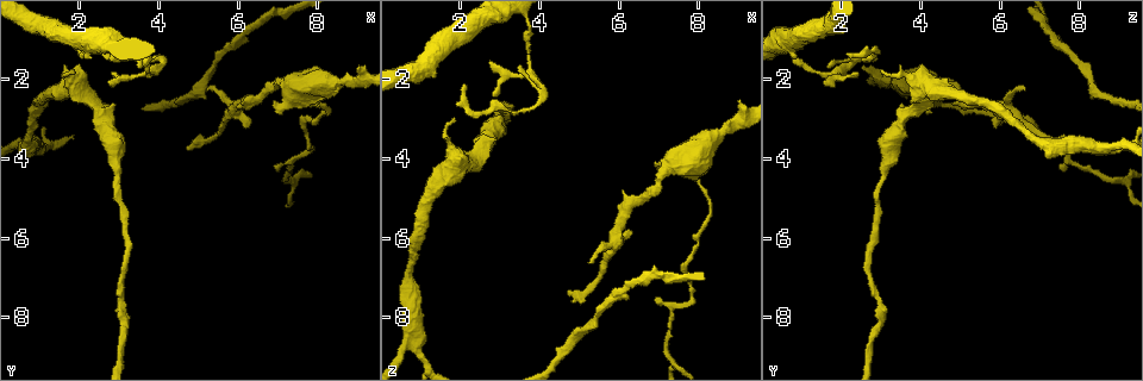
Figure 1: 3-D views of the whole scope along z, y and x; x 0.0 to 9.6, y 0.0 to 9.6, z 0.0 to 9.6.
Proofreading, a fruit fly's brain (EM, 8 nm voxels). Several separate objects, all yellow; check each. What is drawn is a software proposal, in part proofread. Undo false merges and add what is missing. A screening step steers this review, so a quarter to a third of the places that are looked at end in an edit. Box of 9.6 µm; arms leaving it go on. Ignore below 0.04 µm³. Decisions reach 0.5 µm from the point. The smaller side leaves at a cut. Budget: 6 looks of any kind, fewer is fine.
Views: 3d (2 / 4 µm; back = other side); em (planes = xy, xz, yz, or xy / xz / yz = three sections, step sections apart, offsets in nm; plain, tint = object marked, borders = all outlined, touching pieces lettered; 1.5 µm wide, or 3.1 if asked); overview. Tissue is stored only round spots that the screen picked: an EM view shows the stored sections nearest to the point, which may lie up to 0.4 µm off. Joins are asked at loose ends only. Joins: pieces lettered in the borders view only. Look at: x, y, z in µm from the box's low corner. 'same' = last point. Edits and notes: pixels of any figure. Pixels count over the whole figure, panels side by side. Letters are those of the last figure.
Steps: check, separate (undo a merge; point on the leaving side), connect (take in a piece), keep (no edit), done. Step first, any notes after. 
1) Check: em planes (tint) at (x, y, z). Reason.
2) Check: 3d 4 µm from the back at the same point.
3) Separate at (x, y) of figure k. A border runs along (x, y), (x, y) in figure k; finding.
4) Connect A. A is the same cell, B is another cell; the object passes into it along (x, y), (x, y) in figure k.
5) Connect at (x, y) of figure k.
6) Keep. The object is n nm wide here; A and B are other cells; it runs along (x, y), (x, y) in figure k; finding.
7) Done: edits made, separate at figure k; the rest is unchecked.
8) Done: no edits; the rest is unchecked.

Check: em yz step 4 (tint) at (5.25, 2.20, 6.65). An open end.

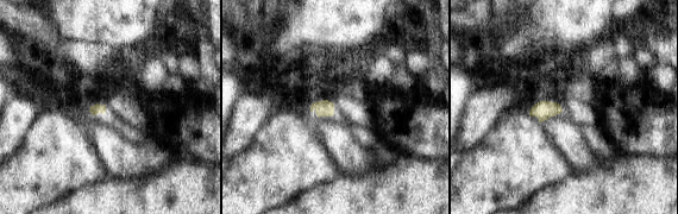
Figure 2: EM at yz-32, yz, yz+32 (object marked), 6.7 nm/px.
Check: em planes (borders) at the same point.

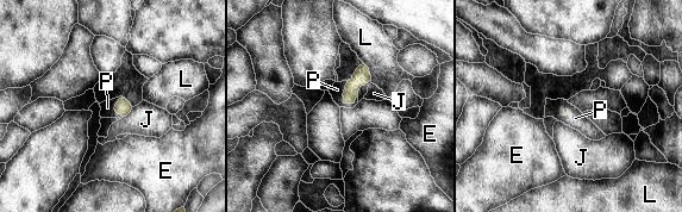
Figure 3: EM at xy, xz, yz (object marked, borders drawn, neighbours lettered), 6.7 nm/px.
Connect at (337, 89) of figure 3. P is the same cell, E, J and L are other cells; the object passes into it along (362, 75), (343, 95), (337, 89) in figure 3; the cell continues.

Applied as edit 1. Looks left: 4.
Check: em planes (borders) at (2.70, 2.05, 1.60). An open end.

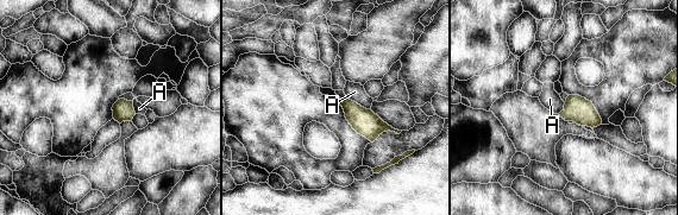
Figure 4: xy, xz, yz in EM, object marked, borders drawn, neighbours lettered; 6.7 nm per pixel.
Keep. The longest contact is with A, 190 nm; A is another cell; none of them fits.

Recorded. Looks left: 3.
Done: edits made, connect at figure 3; the rest is unchecked.

